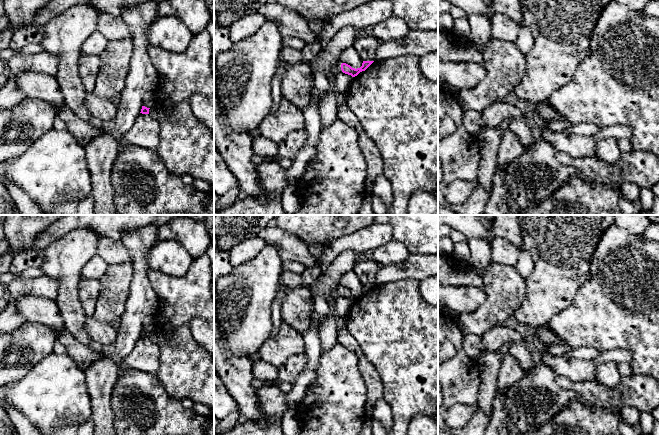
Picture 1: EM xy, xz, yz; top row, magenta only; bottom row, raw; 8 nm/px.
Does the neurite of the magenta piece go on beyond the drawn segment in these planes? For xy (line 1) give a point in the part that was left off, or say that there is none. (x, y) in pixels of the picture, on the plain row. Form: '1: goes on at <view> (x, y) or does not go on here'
1: does not go on here

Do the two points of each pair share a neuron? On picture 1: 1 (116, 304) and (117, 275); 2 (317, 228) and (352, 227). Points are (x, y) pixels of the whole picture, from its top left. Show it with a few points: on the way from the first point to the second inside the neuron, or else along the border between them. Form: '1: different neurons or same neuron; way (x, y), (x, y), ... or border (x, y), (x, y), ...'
1: same neuron; way (116, 297), (116, 282)
2: same neuron; way (326, 231), (343, 231)

